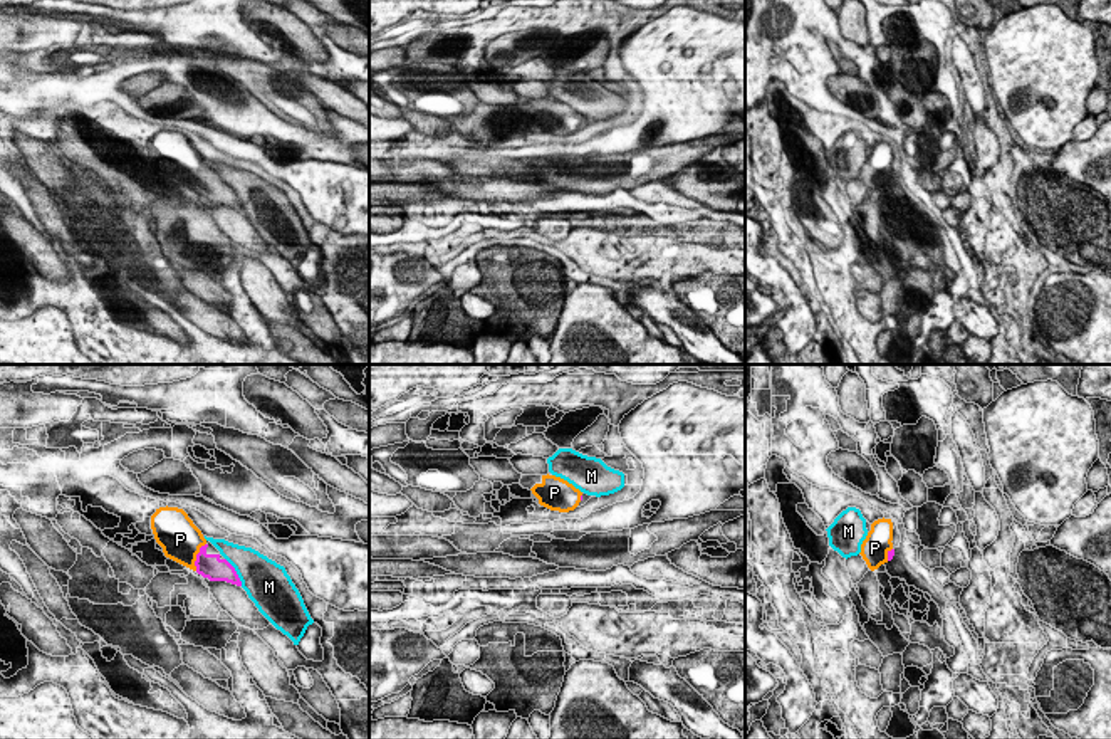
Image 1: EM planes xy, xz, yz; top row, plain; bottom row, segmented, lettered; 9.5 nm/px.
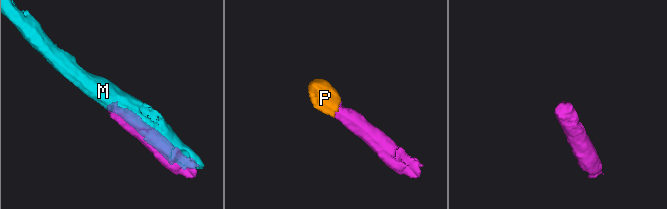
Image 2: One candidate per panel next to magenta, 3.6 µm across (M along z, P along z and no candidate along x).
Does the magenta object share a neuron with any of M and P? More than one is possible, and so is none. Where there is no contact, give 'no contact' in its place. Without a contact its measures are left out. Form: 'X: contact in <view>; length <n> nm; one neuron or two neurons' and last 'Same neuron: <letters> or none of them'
M: contact in xy; length 320 nm; two neurons
P: contact in xy; length 280 nm; one neuron
Same neuron: P

